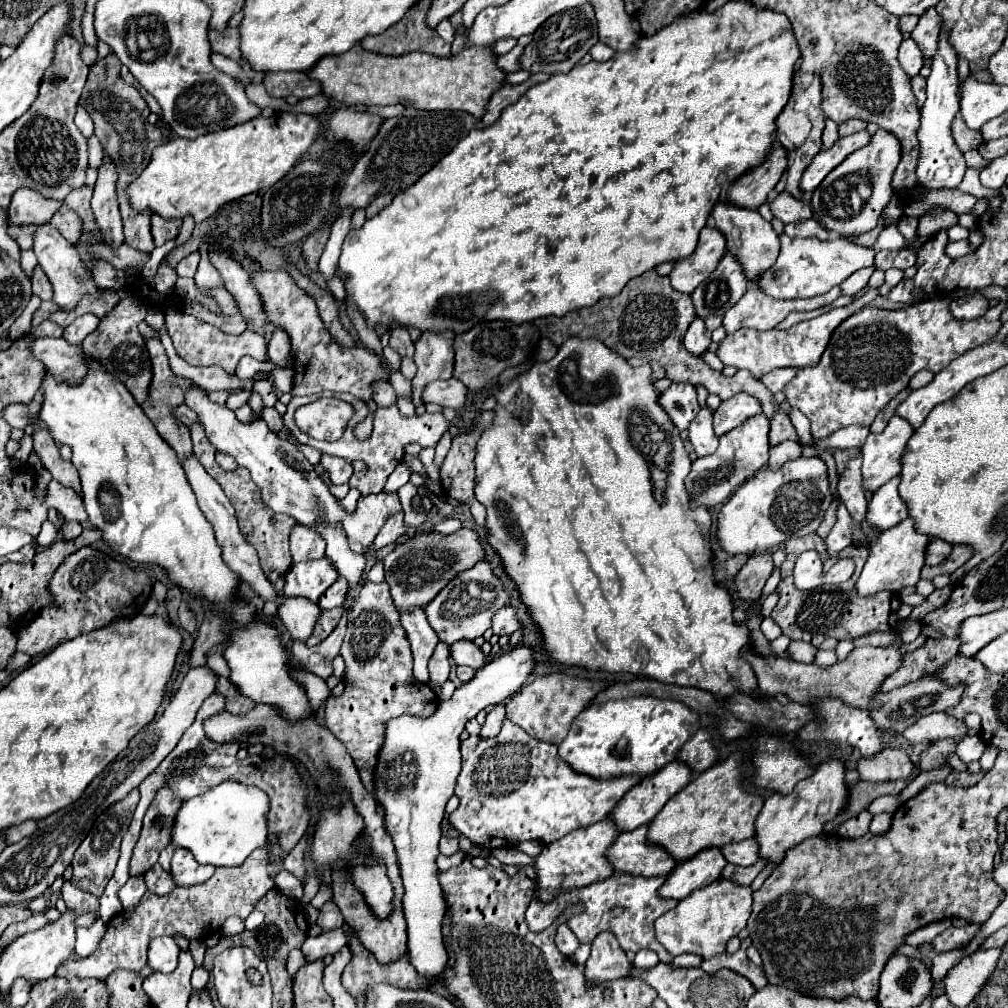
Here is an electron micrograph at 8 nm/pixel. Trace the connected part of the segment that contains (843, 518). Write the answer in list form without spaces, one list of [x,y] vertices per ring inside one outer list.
[[[839,501],[837,507],[837,523],[833,525],[831,533],[825,537],[825,551],[827,551],[827,559],[835,557],[839,551],[843,551],[847,545],[851,545],[851,523],[853,519],[849,517],[849,511],[845,507],[843,501]]]

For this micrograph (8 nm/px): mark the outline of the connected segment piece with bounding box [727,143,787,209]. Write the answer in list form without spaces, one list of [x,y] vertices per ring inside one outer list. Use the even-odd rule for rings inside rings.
[[[777,143],[773,153],[765,159],[765,163],[745,173],[739,181],[735,181],[727,189],[727,203],[743,209],[759,209],[767,201],[777,181],[781,179],[785,167],[787,167],[787,153]]]

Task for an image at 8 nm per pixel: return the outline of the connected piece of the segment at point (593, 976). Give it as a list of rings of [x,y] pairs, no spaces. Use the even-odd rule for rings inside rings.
[[[599,933],[591,945],[591,955],[585,963],[587,987],[595,987],[603,981],[613,981],[631,975],[631,963],[625,951],[619,947],[613,933]]]

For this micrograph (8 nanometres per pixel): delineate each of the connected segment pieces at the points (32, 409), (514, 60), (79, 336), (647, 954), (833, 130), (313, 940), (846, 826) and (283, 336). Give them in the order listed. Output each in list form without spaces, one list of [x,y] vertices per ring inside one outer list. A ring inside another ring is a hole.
[[[37,391],[37,395],[33,397],[31,403],[27,405],[9,405],[3,413],[3,417],[7,419],[7,423],[15,429],[25,429],[27,425],[31,425],[31,419],[39,417],[39,407],[43,403],[43,391]]]
[[[515,45],[509,53],[497,55],[495,63],[497,63],[497,67],[501,67],[501,71],[505,71],[505,73],[519,71],[519,69],[521,69],[521,67],[519,67],[519,57],[521,57],[521,53],[523,53],[523,47],[521,47],[521,45]]]
[[[87,313],[87,315],[75,319],[75,321],[65,329],[65,335],[63,335],[63,337],[65,337],[69,343],[73,343],[73,345],[81,345],[81,341],[83,341],[91,331],[97,329],[97,323],[99,323],[99,317]]]
[[[643,949],[637,953],[633,965],[639,967],[639,969],[647,969],[647,967],[655,967],[655,963],[659,963],[659,957],[655,955],[655,951],[651,949]]]
[[[827,119],[827,125],[825,125],[825,131],[823,131],[823,149],[829,149],[833,147],[833,143],[839,139],[839,133],[837,133],[837,123]]]
[[[333,929],[333,931],[323,931],[317,937],[307,937],[305,943],[301,945],[305,961],[317,961],[327,955],[333,955],[337,949],[347,945],[347,935],[343,929]]]
[[[861,811],[859,815],[851,817],[849,821],[845,821],[839,829],[841,829],[841,835],[843,837],[859,837],[859,835],[865,835],[869,831],[869,823],[871,823],[873,815],[869,811]]]
[[[275,329],[269,339],[269,359],[279,367],[287,367],[287,359],[291,353],[291,339],[283,329]]]

